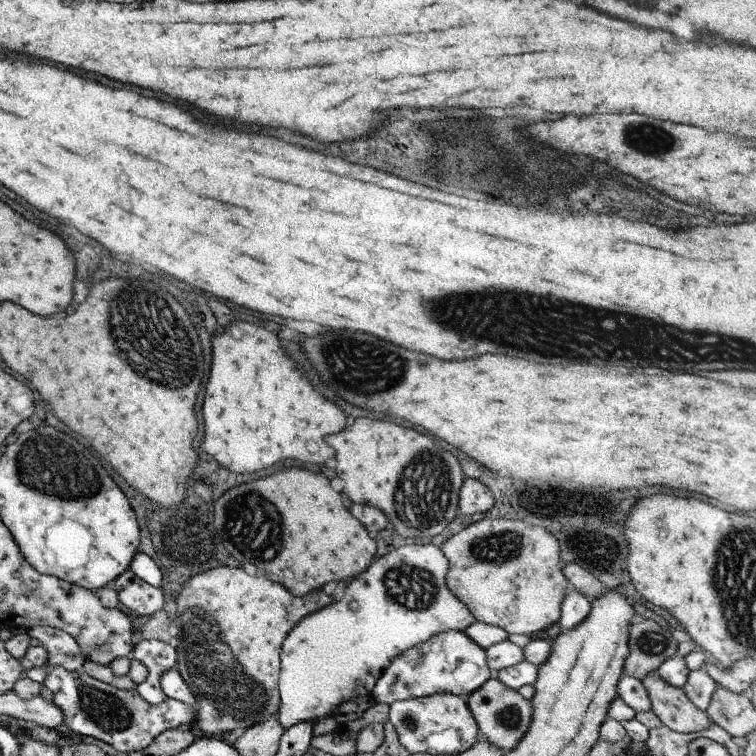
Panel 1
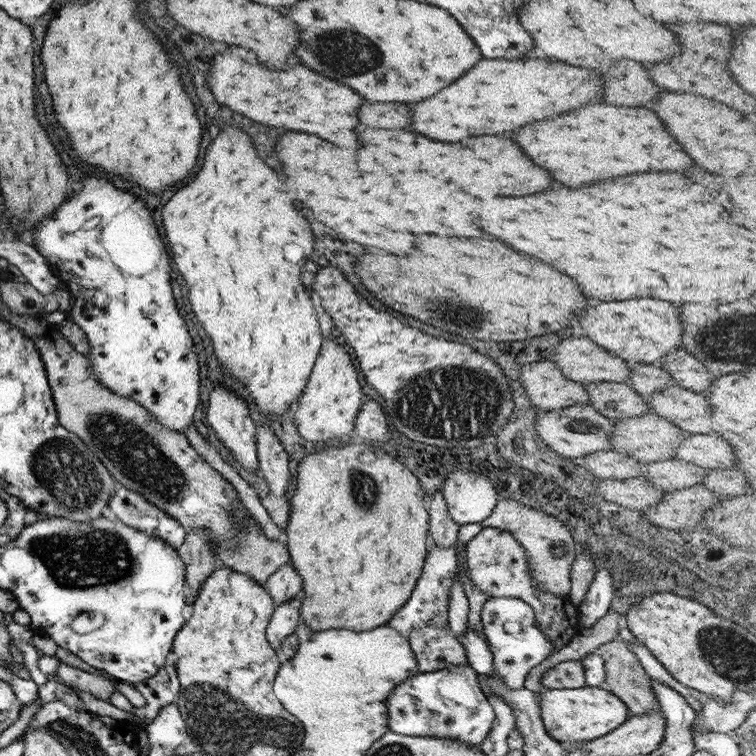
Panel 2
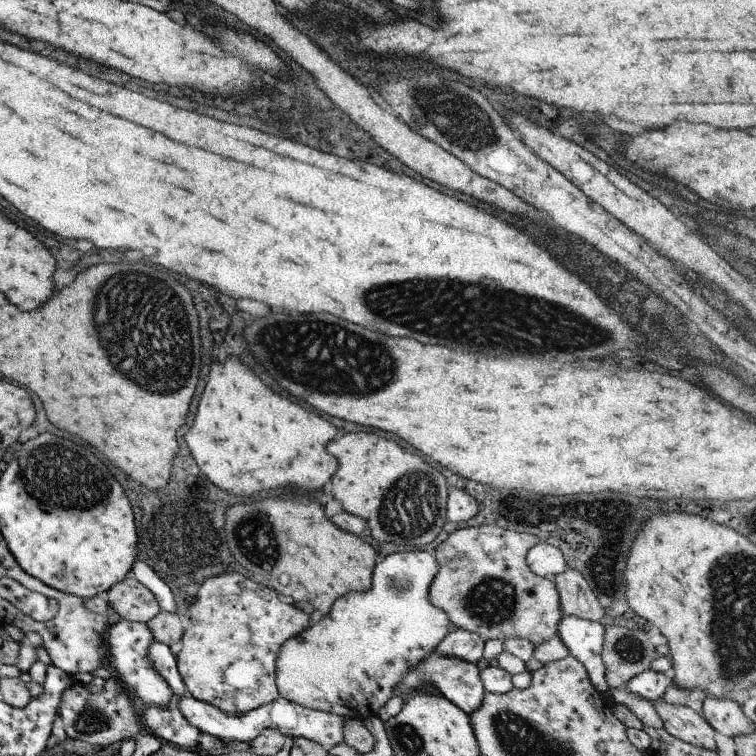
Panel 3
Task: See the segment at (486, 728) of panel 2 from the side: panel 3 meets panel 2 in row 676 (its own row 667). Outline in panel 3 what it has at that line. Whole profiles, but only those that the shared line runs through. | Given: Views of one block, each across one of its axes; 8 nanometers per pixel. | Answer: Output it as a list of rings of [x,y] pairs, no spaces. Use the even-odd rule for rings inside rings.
[[[431,651],[425,658],[422,658],[416,665],[412,666],[413,670],[407,671],[398,680],[393,687],[392,696],[401,697],[409,695],[410,688],[421,684],[423,680],[429,680],[430,684],[435,688],[436,693],[452,702],[459,710],[462,710],[467,716],[481,704],[484,688],[479,678],[479,665],[468,663],[458,658],[443,656]]]

